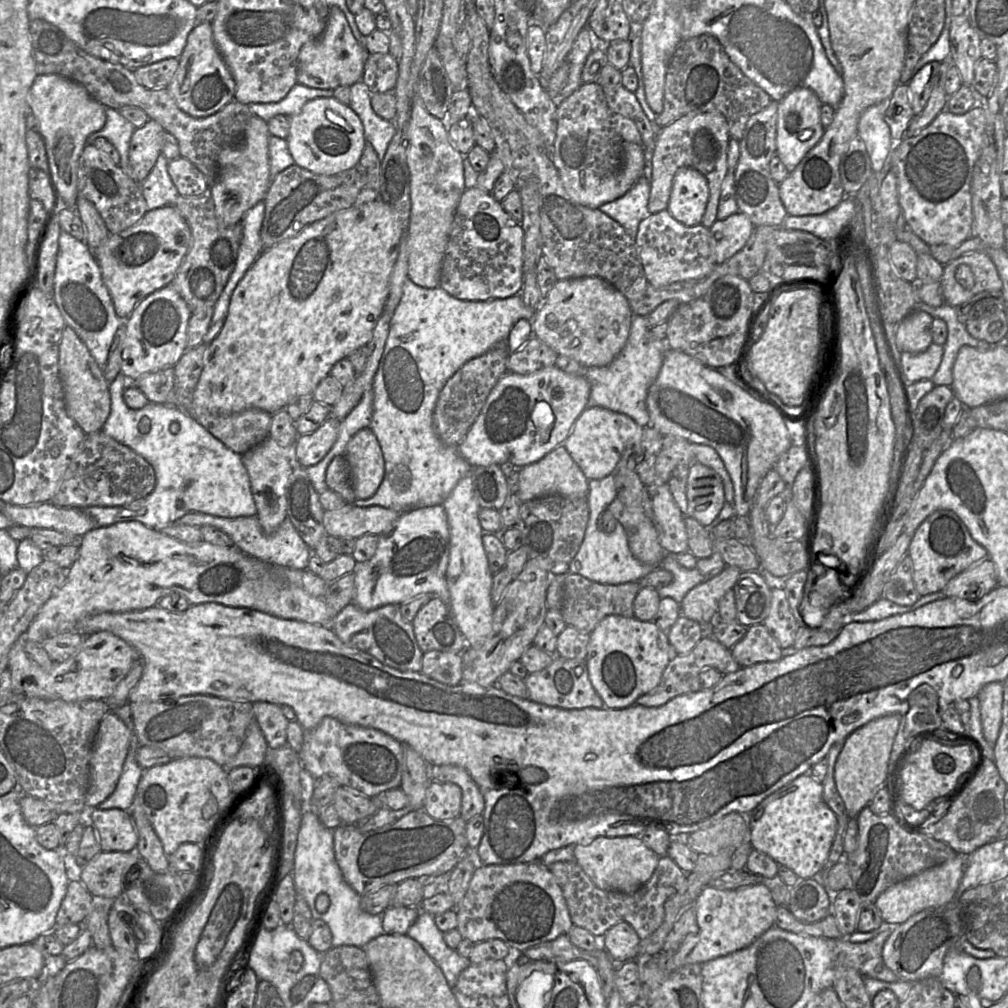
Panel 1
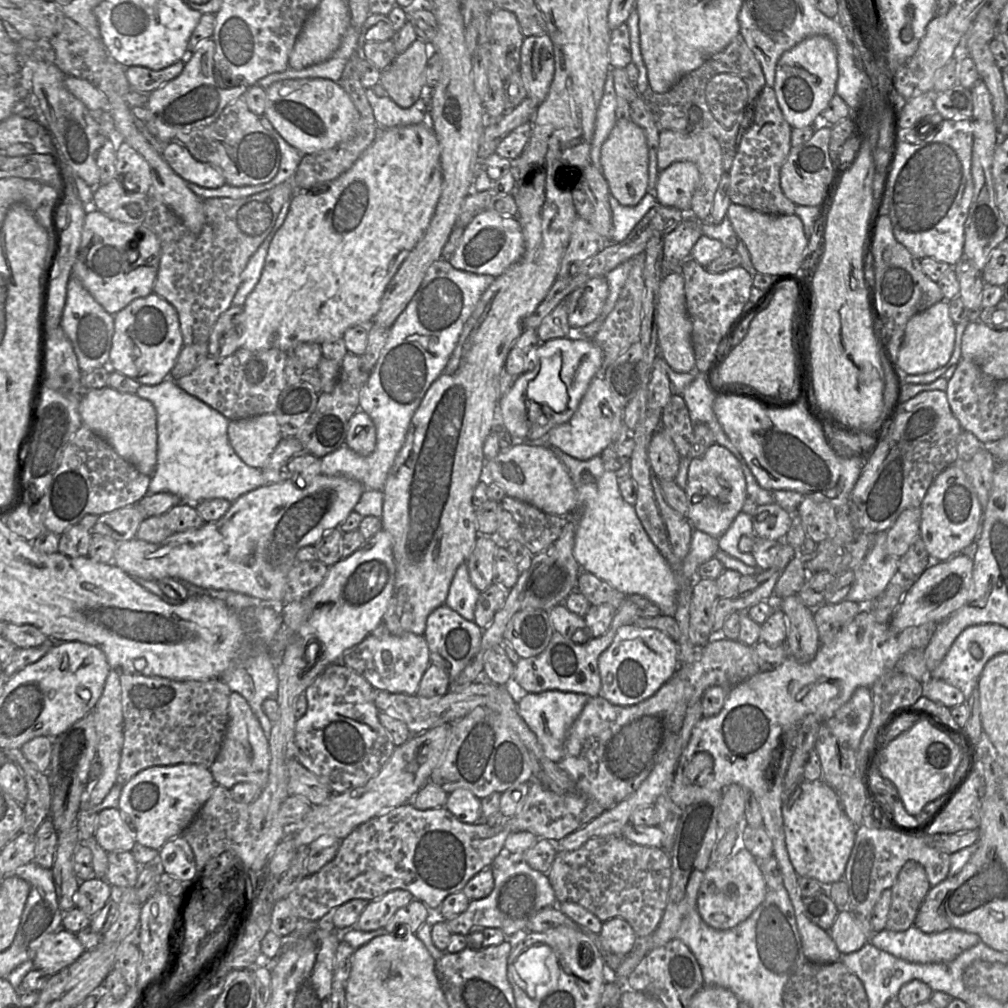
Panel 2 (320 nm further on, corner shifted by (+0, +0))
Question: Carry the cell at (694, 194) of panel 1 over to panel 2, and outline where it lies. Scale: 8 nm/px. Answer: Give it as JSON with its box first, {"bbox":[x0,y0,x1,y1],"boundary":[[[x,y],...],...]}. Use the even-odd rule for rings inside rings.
{"bbox":[655,163,700,213],"boundary":[[[672,163],[658,174],[655,186],[657,202],[689,213],[692,195],[699,179],[700,173],[694,163]]]}

